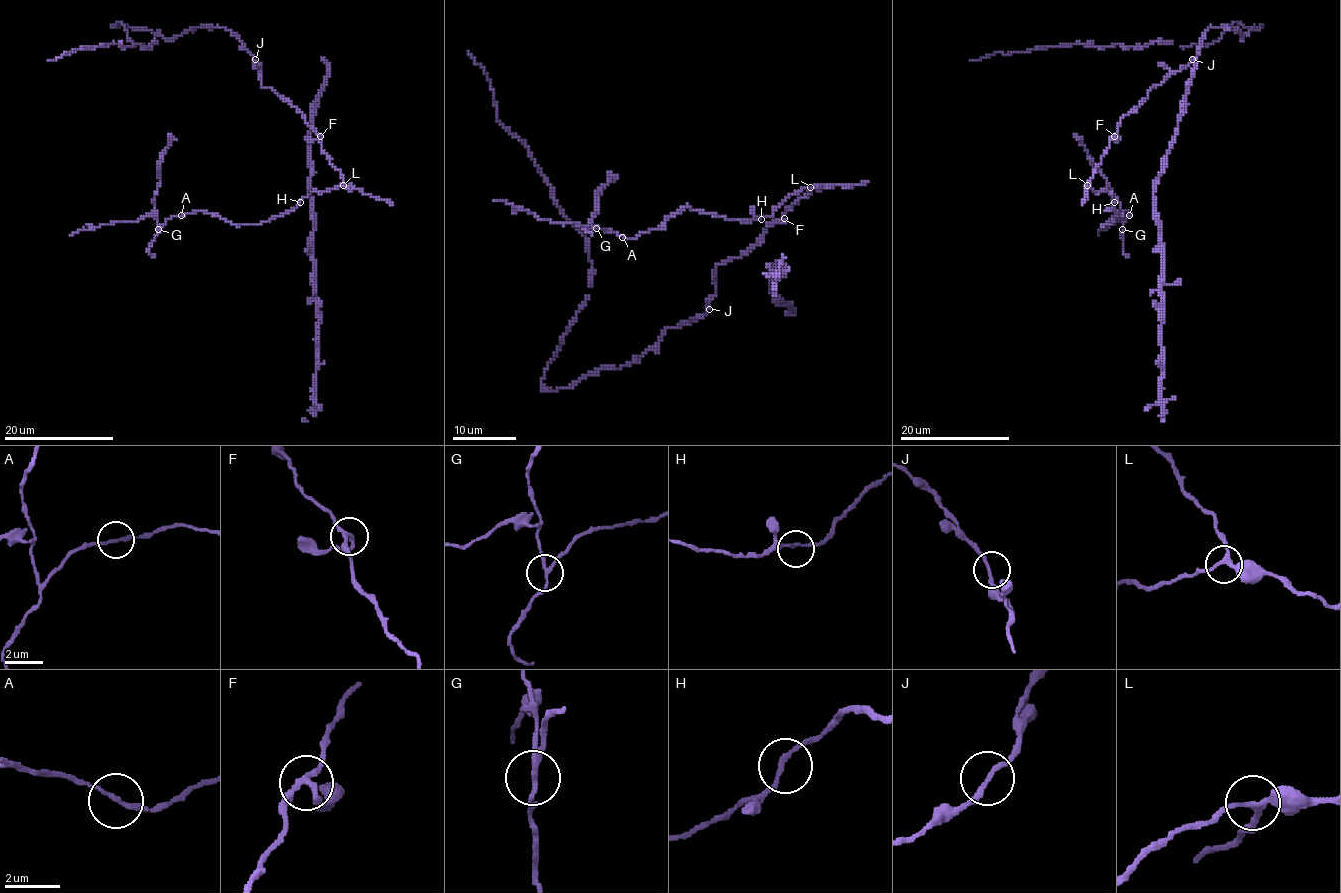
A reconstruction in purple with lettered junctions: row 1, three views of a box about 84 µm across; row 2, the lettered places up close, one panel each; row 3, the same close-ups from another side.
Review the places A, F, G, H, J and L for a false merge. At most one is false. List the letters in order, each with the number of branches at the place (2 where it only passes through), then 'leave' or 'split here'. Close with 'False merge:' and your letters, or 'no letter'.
A: 2 branches meet; leave
F: 3 branches meet; leave
G: 3 branches meet; split here
H: 2 branches meet; leave
J: 2 branches meet; leave
L: 3 branches meet; leave
False merge: G

